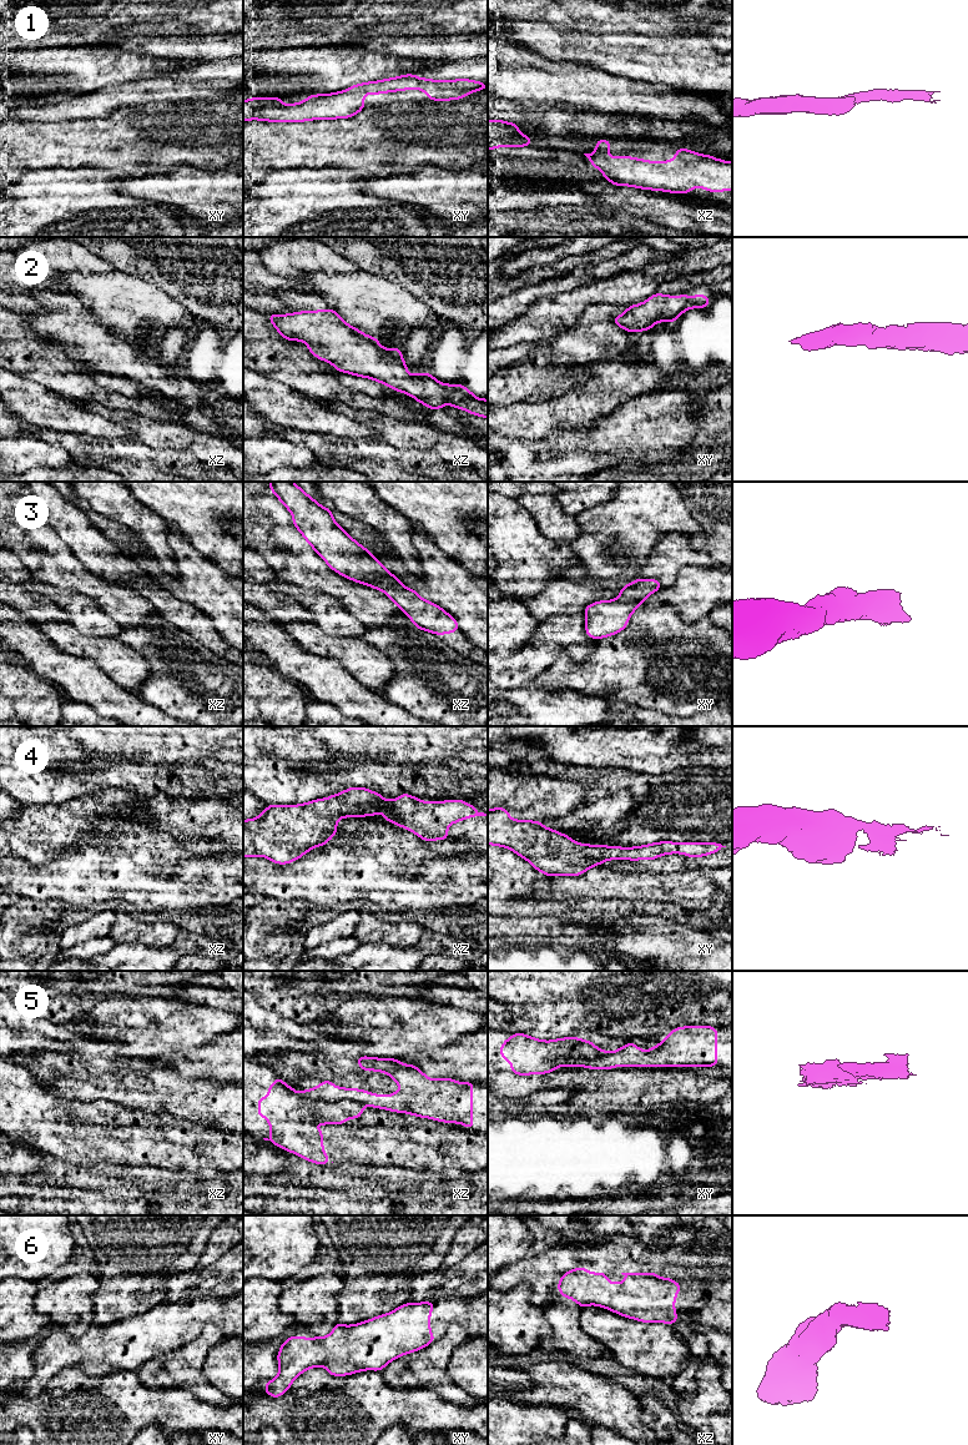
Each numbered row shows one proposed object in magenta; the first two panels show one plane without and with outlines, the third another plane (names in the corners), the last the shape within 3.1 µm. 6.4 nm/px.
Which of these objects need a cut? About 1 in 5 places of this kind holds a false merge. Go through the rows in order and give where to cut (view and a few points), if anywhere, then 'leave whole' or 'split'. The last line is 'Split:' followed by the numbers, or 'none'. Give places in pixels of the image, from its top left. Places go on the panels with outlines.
1: no cut; leave whole
2: no cut; leave whole
3: no cut; leave whole
4: no cut; leave whole
5: cut in xz along (301, 1093), (311, 1098), (352, 1099), (364, 1104); split
6: no cut; leave whole
Split: 5

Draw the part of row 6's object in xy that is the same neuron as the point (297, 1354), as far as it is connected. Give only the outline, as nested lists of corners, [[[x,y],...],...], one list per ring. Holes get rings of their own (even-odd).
[[[432,1301],[408,1303],[395,1310],[361,1321],[354,1325],[334,1324],[332,1333],[324,1338],[291,1336],[282,1343],[277,1360],[278,1375],[264,1384],[264,1391],[272,1398],[279,1398],[303,1371],[324,1366],[334,1376],[351,1375],[363,1370],[382,1369],[394,1359],[420,1350],[433,1343],[435,1336],[430,1333],[430,1310],[437,1308]]]

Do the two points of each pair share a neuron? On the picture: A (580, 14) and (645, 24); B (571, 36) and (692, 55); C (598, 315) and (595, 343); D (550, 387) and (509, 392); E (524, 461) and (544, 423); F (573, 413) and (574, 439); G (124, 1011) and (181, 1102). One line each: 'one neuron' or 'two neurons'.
A: one neuron
B: one neuron
C: one neuron
D: one neuron
E: two neurons
F: two neurons
G: two neurons

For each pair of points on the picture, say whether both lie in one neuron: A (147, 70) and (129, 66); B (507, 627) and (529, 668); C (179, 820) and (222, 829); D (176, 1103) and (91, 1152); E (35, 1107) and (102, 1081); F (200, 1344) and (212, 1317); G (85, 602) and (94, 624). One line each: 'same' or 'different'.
A: same
B: different
C: same
D: different
E: different
F: different
G: same

